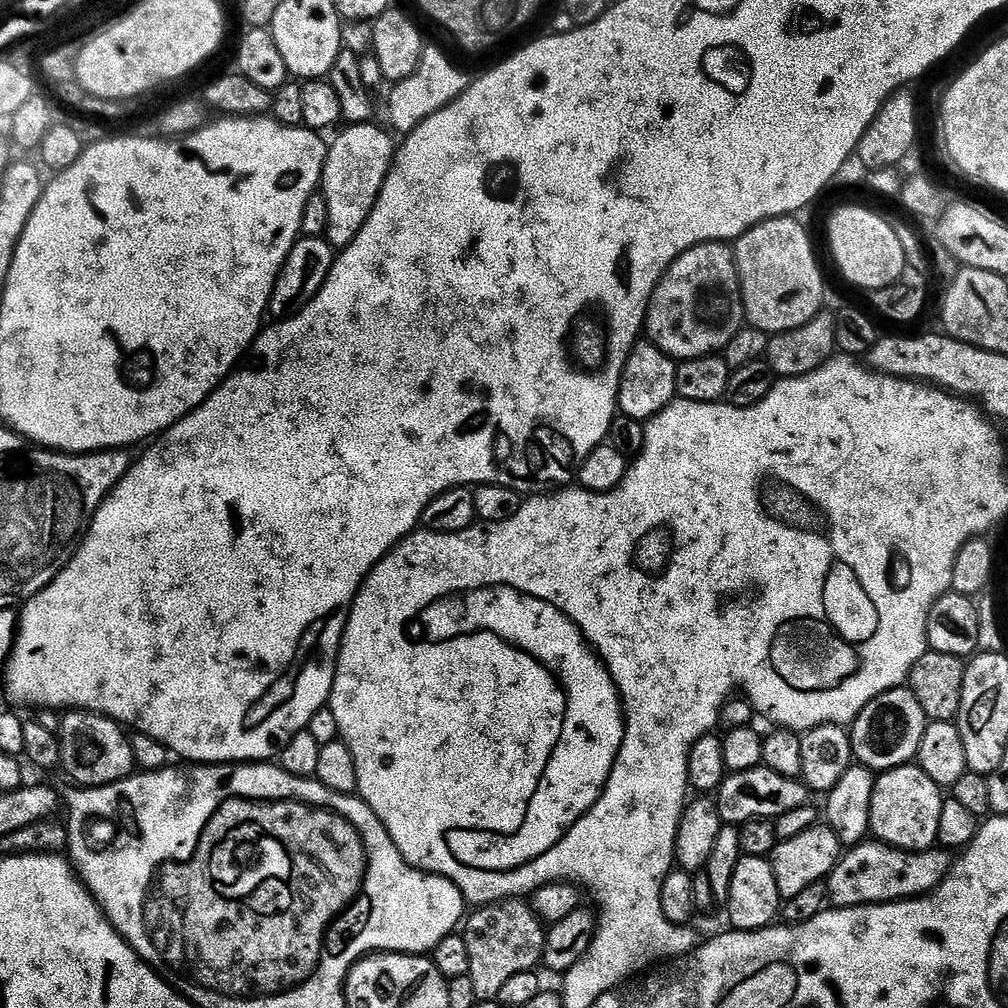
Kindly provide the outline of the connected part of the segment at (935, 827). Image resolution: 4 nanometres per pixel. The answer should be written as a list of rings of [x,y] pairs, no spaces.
[[[915,763],[903,764],[876,776],[876,790],[872,795],[871,835],[877,841],[907,848],[912,852],[924,852],[940,839],[940,825],[944,823],[945,793],[941,785]]]

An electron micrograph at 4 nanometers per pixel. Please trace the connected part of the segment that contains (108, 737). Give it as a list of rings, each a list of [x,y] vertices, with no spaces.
[[[72,710],[67,713],[64,725],[58,731],[62,741],[62,764],[77,780],[77,785],[87,788],[101,788],[133,775],[136,759],[129,733],[119,720],[114,720],[102,712]]]

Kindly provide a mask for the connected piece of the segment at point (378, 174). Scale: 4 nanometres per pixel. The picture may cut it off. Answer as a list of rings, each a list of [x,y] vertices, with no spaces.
[[[352,122],[347,126],[349,128],[345,132],[335,133],[336,141],[333,139],[329,143],[322,181],[326,204],[330,206],[326,235],[337,250],[343,250],[347,244],[354,242],[366,218],[370,218],[398,147],[397,141],[392,141],[393,133],[387,127],[379,128],[376,122]]]

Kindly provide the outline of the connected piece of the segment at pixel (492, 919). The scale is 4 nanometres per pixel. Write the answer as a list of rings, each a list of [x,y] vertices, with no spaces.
[[[511,898],[477,907],[473,911],[476,913],[473,916],[471,913],[463,925],[462,935],[470,958],[468,976],[474,982],[477,1001],[495,1001],[509,978],[533,971],[544,959],[546,924],[535,907],[526,901]]]

